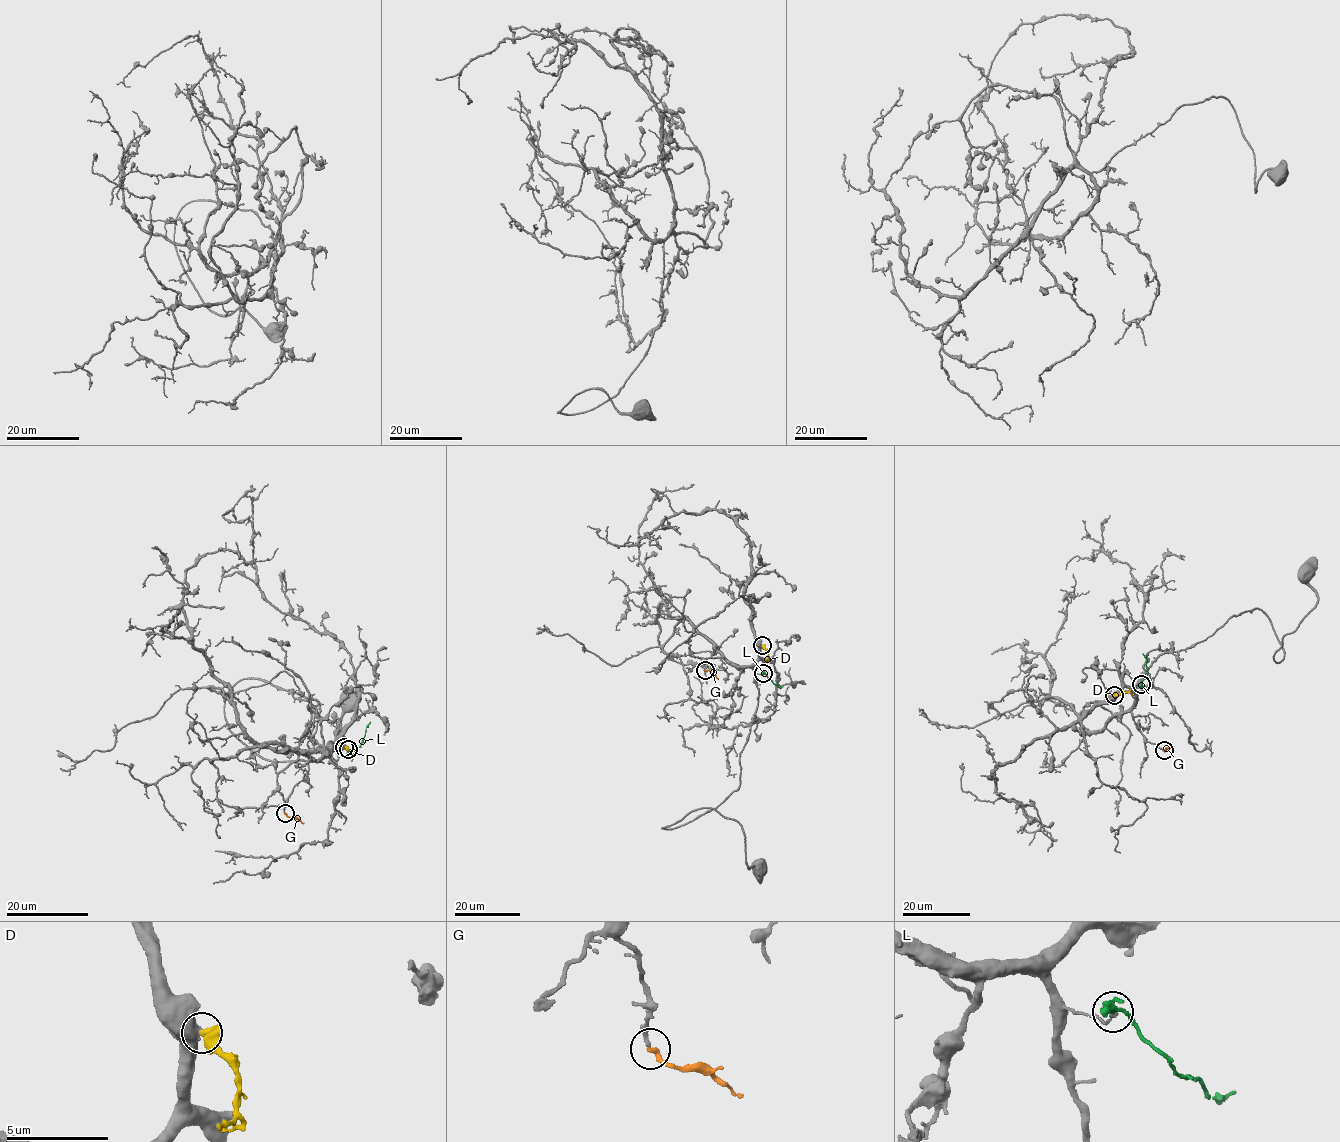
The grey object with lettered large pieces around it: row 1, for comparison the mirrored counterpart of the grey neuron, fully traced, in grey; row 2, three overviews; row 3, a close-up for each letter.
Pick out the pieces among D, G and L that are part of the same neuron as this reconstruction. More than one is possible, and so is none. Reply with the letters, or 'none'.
none

